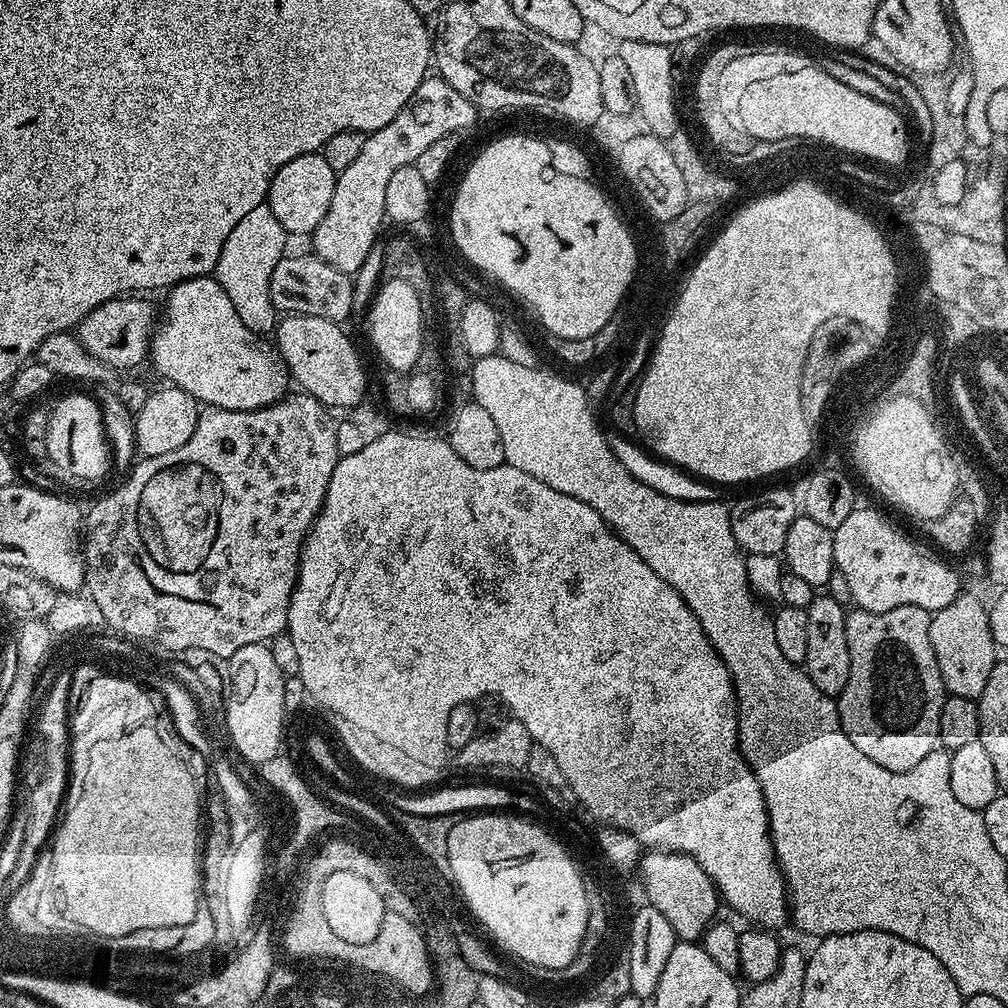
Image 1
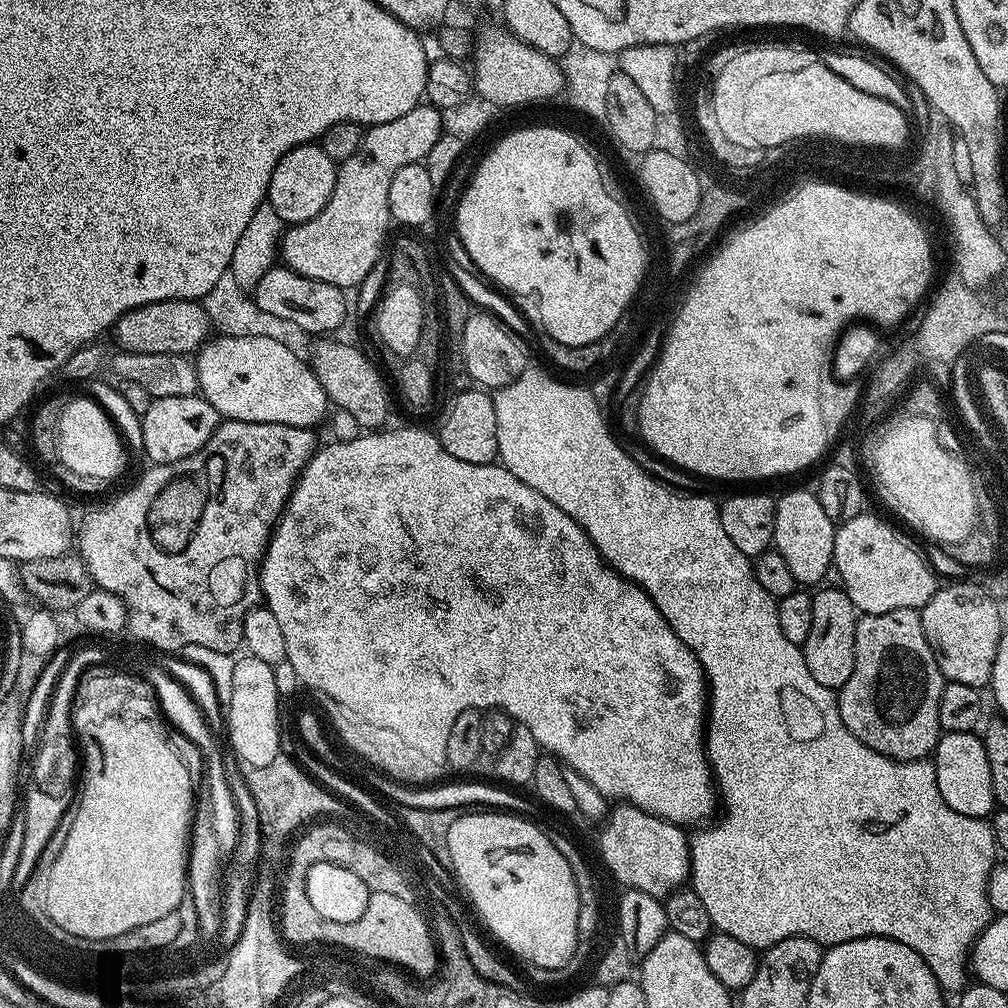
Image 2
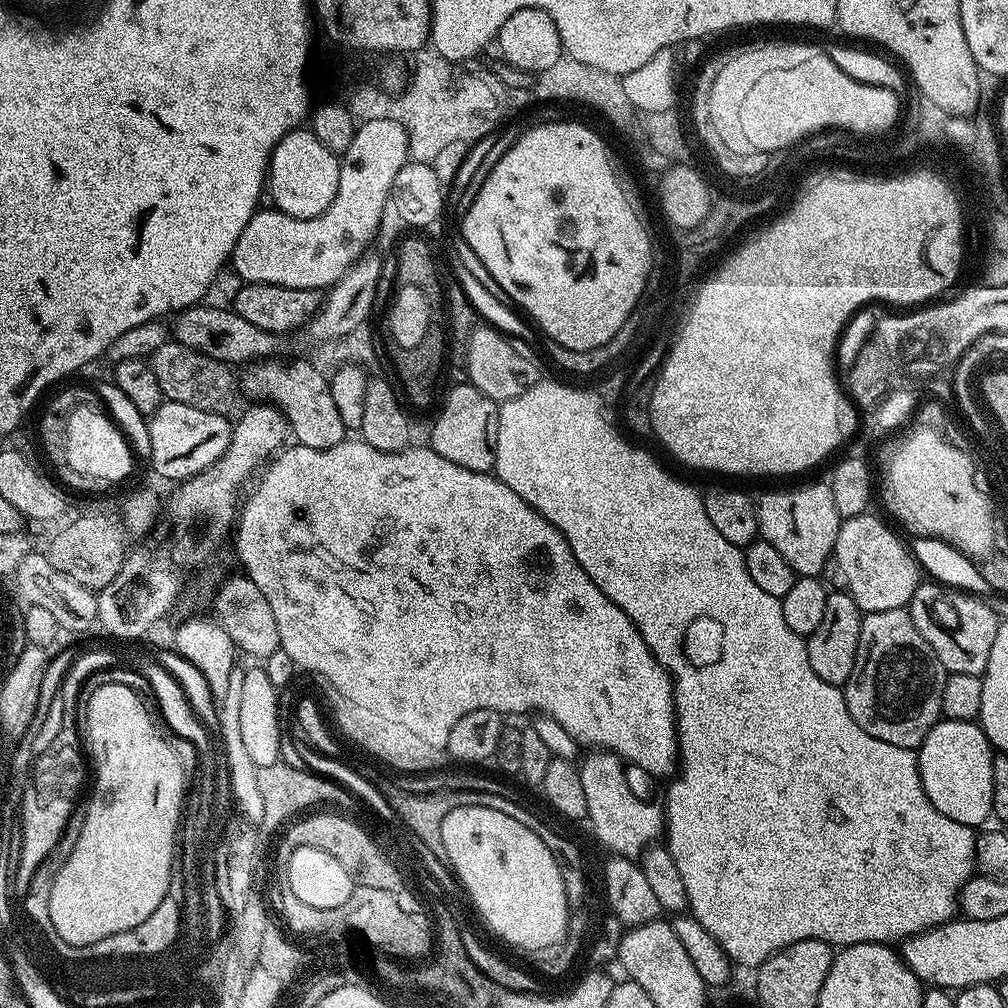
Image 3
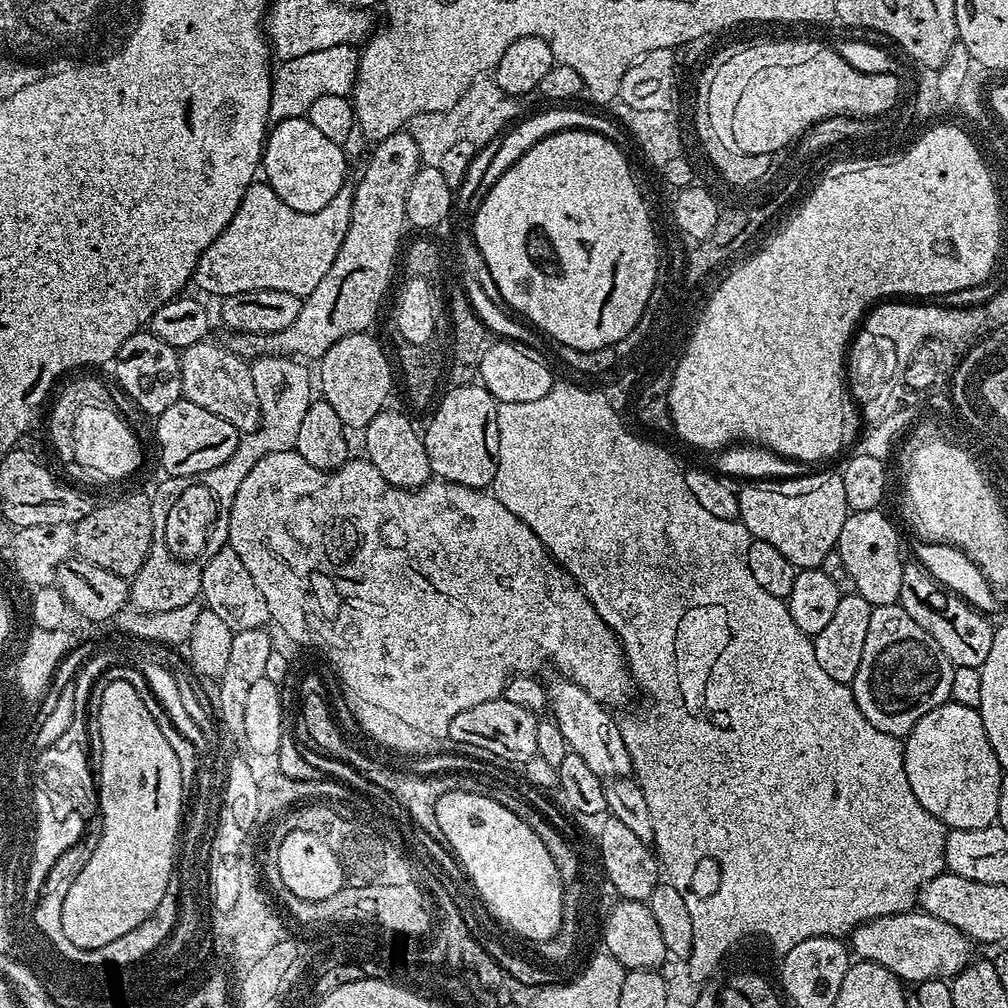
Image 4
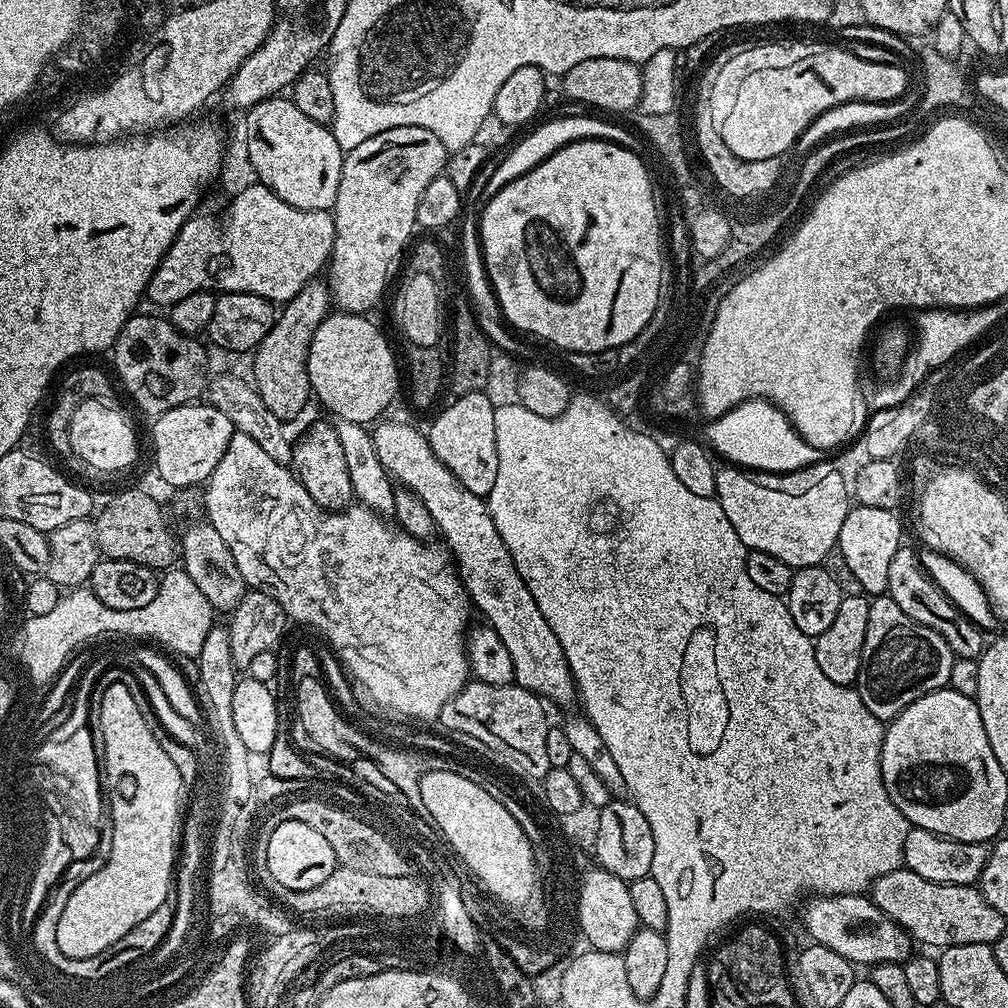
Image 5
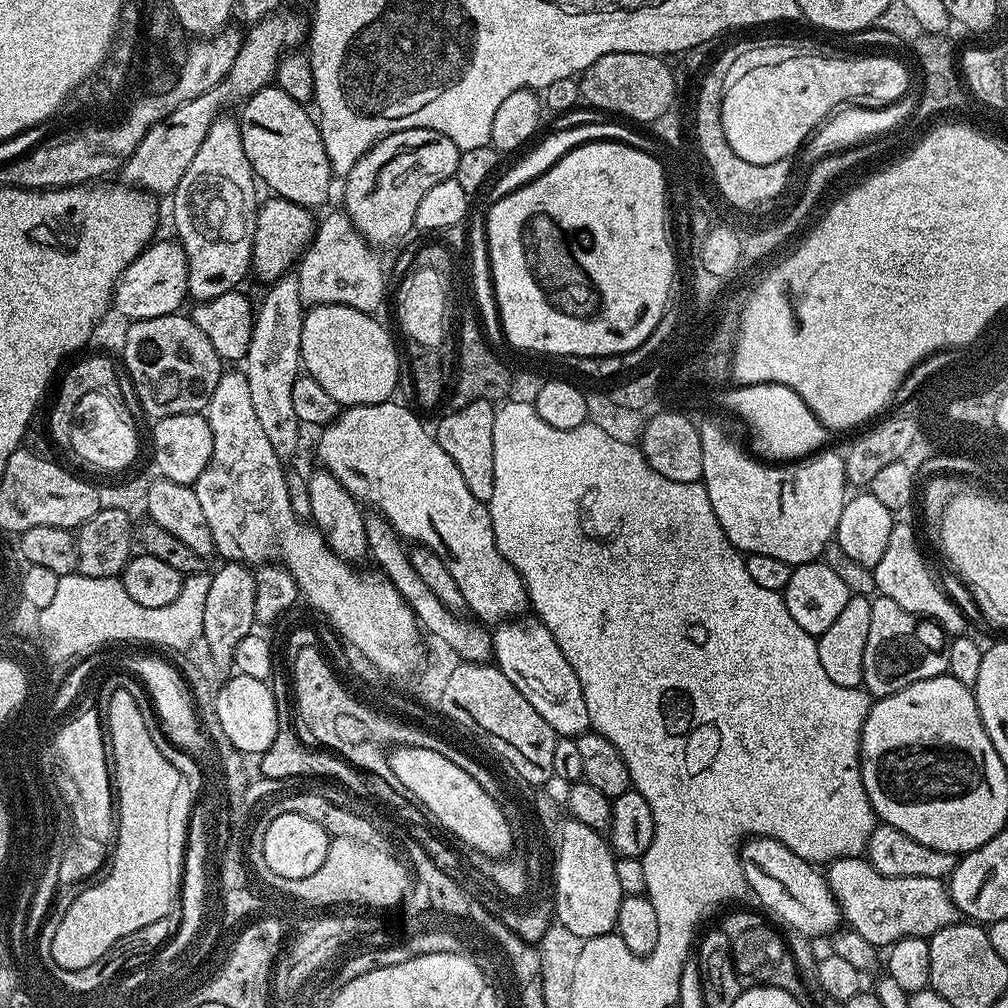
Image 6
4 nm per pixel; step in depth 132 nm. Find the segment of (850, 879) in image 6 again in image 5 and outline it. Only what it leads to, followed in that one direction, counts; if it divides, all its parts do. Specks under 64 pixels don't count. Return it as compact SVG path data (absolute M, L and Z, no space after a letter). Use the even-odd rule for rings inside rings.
M901 866L898 870L894 870L890 874L886 874L882 878L878 878L874 881L870 889L870 898L878 906L878 910L882 910L894 922L898 922L898 926L902 926L904 931L912 937L917 945L929 944L930 947L936 948L932 950L943 950L950 946L970 946L971 944L992 945L995 940L1002 938L1006 934L1006 928L1004 928L1006 918L1000 914L998 910L994 910L994 906L990 906L990 902L986 902L986 898L980 893L979 887L971 884L939 884L938 882L927 881L926 878L922 878L921 875L912 872L911 869L905 866Z

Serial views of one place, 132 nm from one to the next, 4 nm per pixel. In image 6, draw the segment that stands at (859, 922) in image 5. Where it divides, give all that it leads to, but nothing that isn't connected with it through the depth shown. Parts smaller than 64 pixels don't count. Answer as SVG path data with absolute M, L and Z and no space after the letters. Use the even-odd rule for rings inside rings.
M769 836L745 839L740 850L740 861L751 895L756 895L778 919L789 924L804 936L831 937L842 924L840 906L836 901L825 873L809 862L798 858L782 842Z

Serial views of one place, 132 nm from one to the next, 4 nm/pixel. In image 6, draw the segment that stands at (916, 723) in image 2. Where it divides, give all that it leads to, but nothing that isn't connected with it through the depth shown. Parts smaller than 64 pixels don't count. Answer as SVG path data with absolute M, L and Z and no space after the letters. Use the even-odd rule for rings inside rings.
M877 595L870 606L870 638L866 638L864 683L869 697L879 698L898 694L914 682L945 675L948 671L950 640L940 625L932 620L902 610L894 598Z

